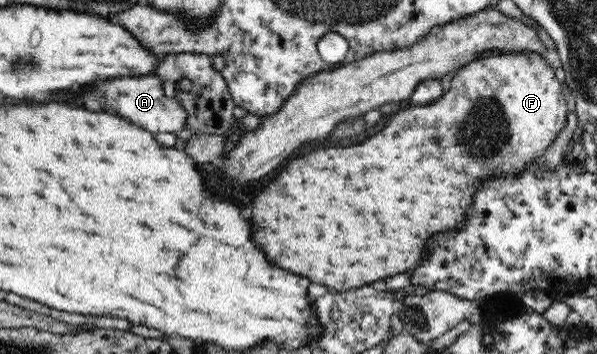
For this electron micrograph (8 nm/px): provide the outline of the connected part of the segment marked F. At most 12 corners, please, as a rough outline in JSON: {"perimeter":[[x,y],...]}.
{"perimeter":[[478,58],[252,202],[282,270],[408,272],[566,127],[545,58]]}

